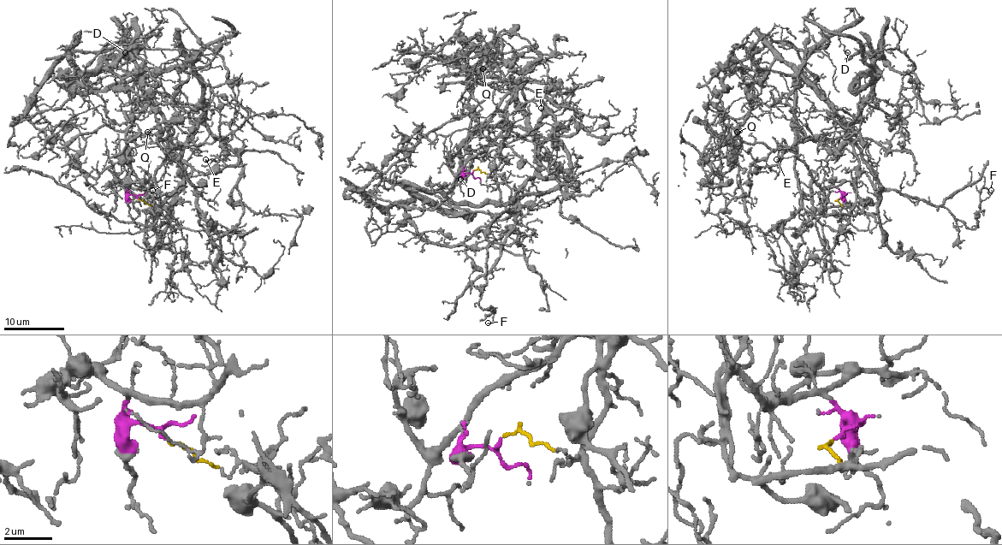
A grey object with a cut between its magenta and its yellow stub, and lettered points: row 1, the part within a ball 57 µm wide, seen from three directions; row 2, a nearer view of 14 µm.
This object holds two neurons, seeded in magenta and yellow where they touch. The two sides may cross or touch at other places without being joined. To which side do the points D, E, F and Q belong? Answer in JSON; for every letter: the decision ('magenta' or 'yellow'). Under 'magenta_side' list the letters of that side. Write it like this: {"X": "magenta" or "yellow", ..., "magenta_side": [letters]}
{"D": "magenta", "E": "magenta", "F": "yellow", "Q": "magenta", "magenta_side": ["D", "E", "Q"]}

